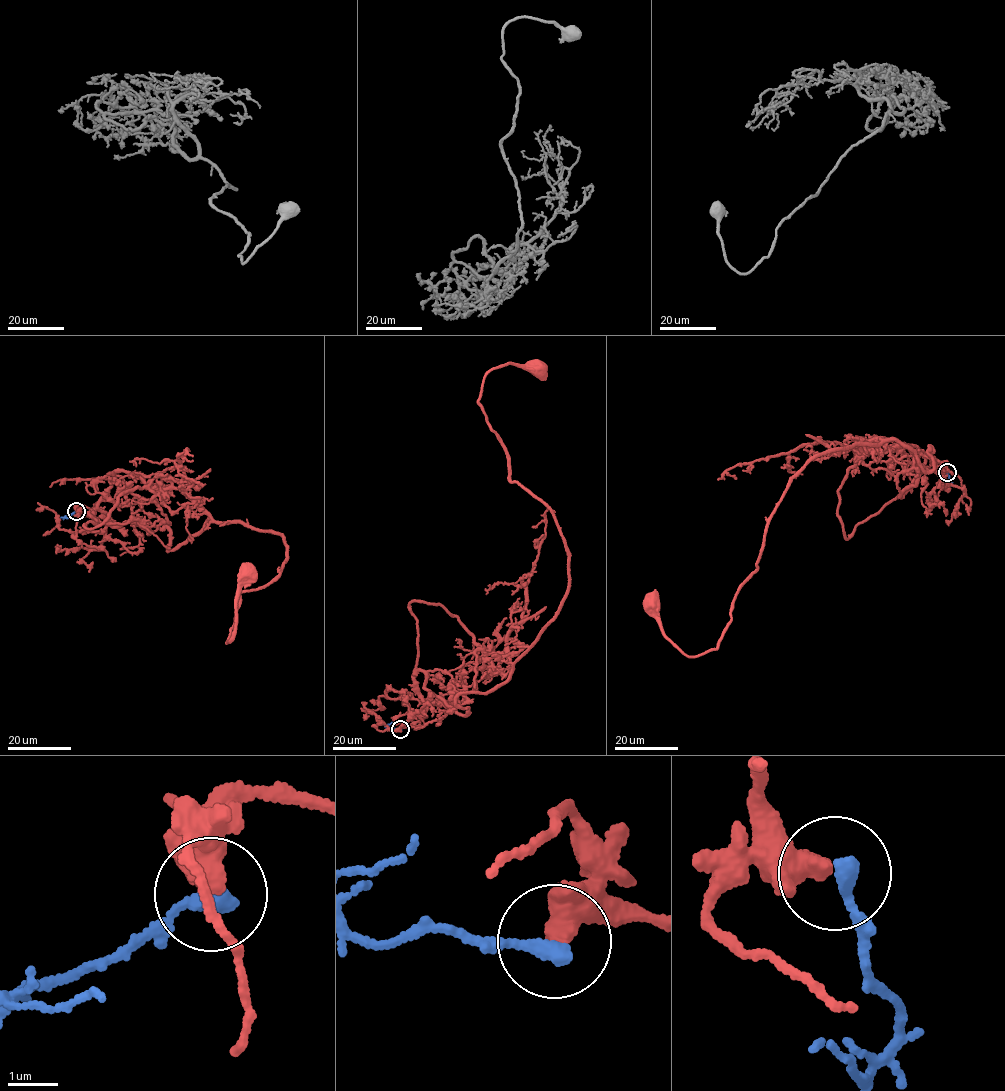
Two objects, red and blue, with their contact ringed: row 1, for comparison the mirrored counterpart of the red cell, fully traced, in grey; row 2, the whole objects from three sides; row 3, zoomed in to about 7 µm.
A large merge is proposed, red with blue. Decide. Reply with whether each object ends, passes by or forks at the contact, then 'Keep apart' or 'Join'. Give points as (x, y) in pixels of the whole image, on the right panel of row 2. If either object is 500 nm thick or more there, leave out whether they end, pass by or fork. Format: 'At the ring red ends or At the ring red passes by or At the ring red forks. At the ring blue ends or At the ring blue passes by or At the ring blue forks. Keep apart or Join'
Keep apart

